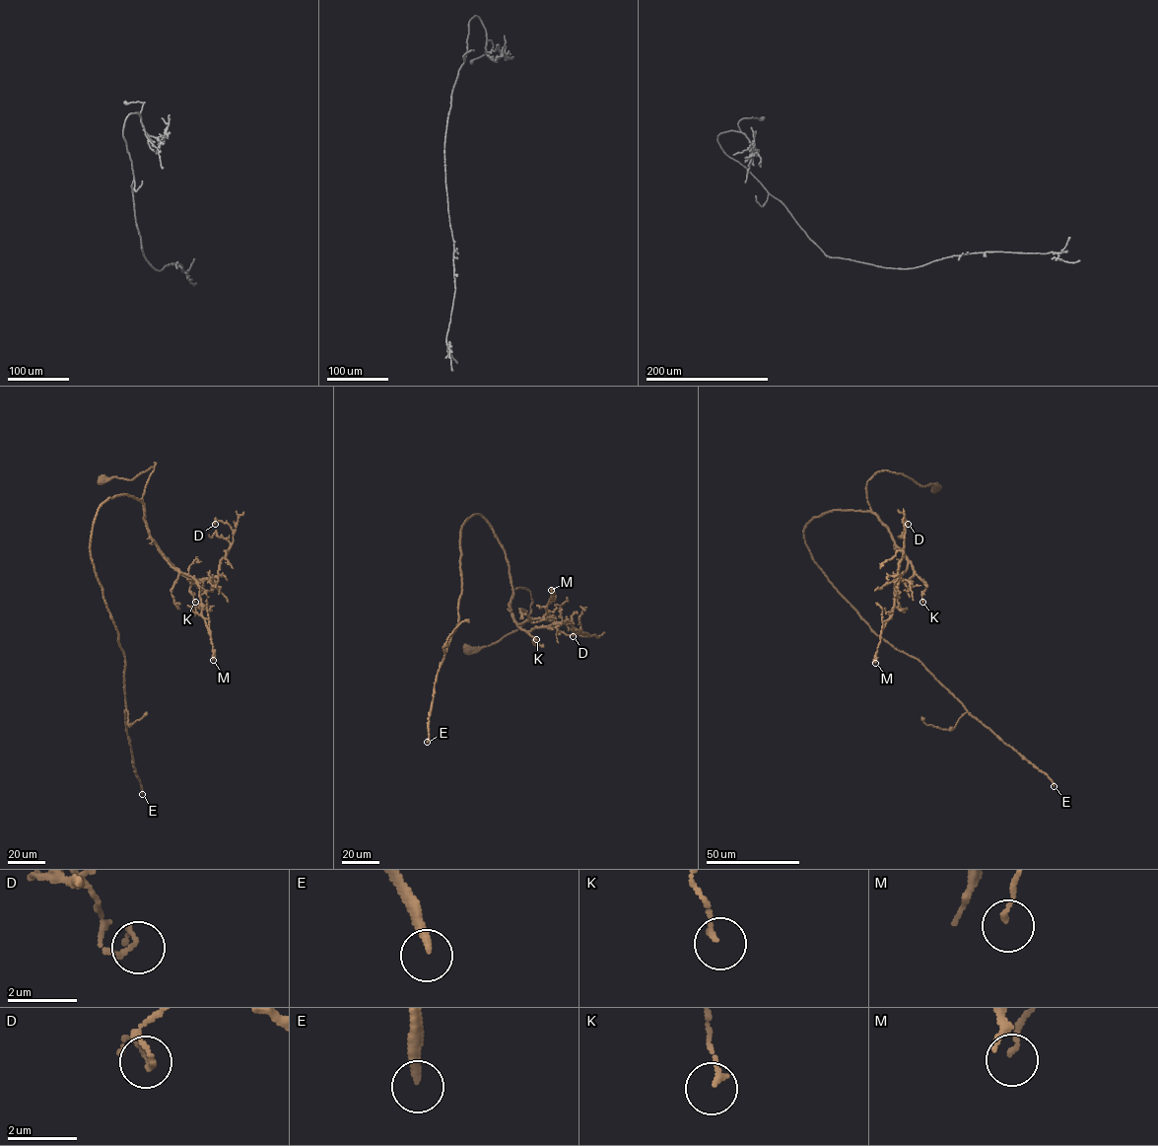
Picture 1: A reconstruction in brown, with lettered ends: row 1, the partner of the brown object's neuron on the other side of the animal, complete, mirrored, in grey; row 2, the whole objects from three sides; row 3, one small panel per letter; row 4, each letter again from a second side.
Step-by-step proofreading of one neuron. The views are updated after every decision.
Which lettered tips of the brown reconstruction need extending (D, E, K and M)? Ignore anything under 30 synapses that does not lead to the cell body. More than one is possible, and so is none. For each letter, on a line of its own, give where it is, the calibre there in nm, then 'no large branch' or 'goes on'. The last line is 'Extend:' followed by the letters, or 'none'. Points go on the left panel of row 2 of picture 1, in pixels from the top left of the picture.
D: (215, 524) | 110 nm | no large branch
E: (142, 794) | 240 nm | goes on
K: (195, 602) | 150 nm | no large branch
M: (213, 660) | 90 nm | no large branch
Extend: E

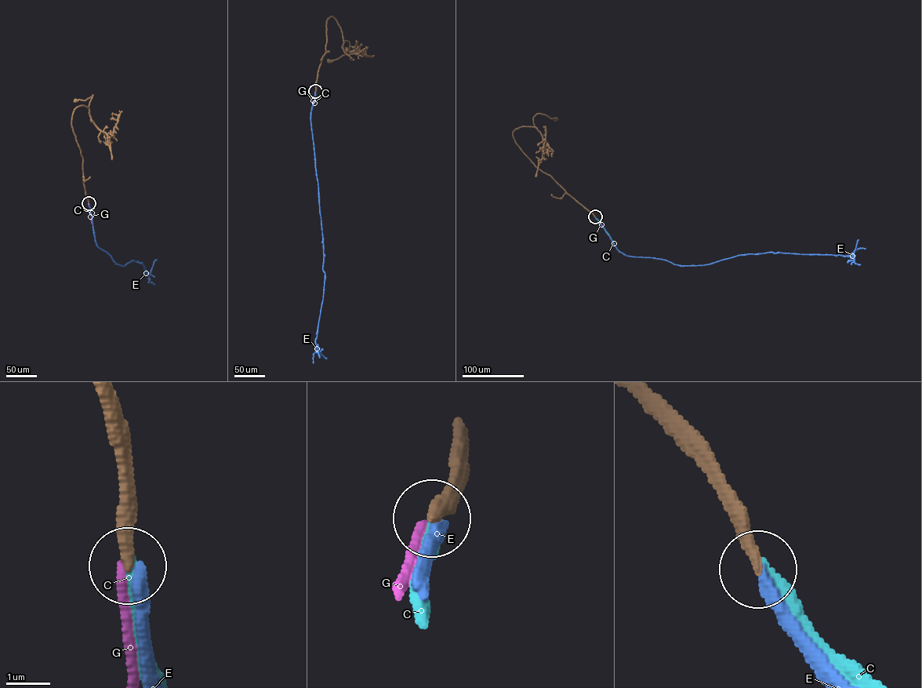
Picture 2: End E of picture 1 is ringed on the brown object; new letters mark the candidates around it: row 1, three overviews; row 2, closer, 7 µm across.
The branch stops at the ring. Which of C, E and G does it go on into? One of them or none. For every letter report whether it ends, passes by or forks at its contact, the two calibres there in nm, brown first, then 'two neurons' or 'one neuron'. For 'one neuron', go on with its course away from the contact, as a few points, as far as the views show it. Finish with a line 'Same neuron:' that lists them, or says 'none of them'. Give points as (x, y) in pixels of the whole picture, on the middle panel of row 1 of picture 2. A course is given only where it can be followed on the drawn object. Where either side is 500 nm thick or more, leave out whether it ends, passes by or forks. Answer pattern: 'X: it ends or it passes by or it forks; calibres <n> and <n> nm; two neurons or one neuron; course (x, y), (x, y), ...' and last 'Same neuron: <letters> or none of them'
C: it ends; calibres 280 and 280 nm; one neuron; course (315, 91), (312, 108)
E: it ends; calibres 280 and 280 nm; two neurons
G: it ends; calibres 280 and 200 nm; two neurons
Same neuron: C

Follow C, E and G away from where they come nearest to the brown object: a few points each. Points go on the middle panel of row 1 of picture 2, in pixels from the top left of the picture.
C: (315, 91), (312, 108)
E: (315, 91), (310, 120), (324, 273), (315, 340), (315, 349), (320, 358)
G: (315, 91), (313, 104)

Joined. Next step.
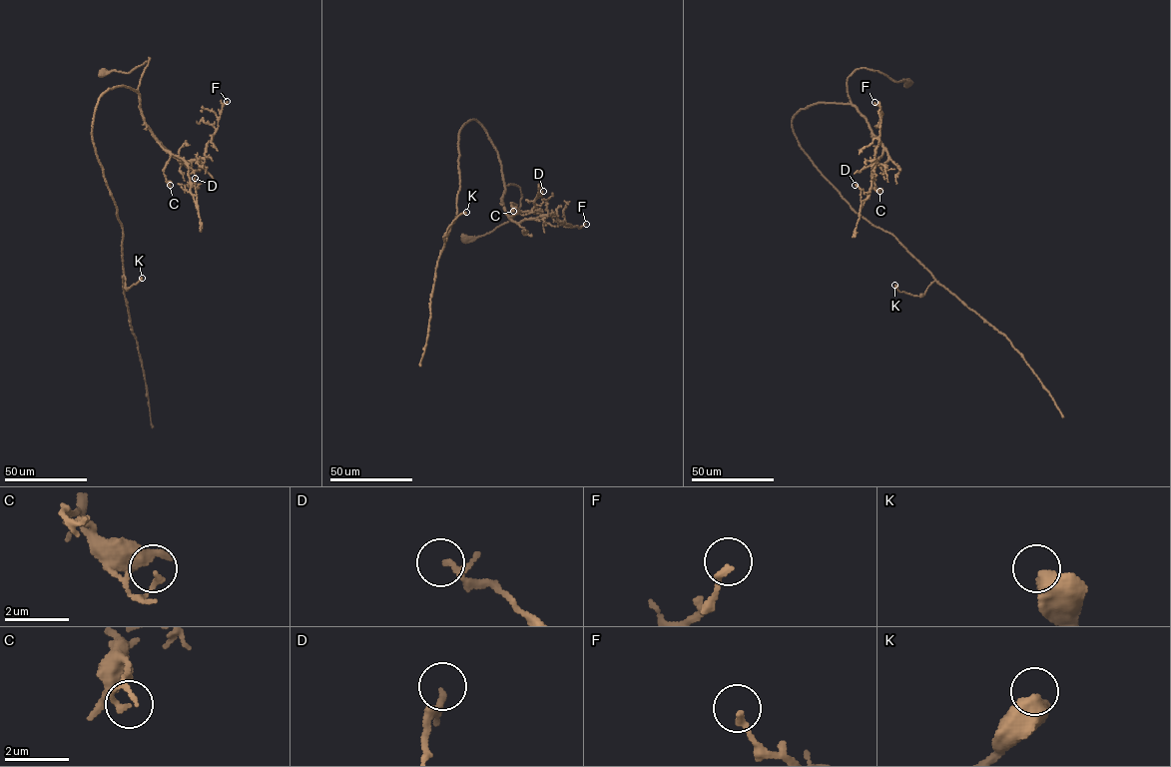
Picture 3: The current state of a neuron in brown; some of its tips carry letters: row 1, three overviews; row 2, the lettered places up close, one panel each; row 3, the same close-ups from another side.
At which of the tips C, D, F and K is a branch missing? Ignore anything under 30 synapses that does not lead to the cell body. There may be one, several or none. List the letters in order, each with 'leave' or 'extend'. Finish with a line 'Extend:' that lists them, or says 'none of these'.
C: leave
D: leave
F: leave
K: leave
Extend: none of these

